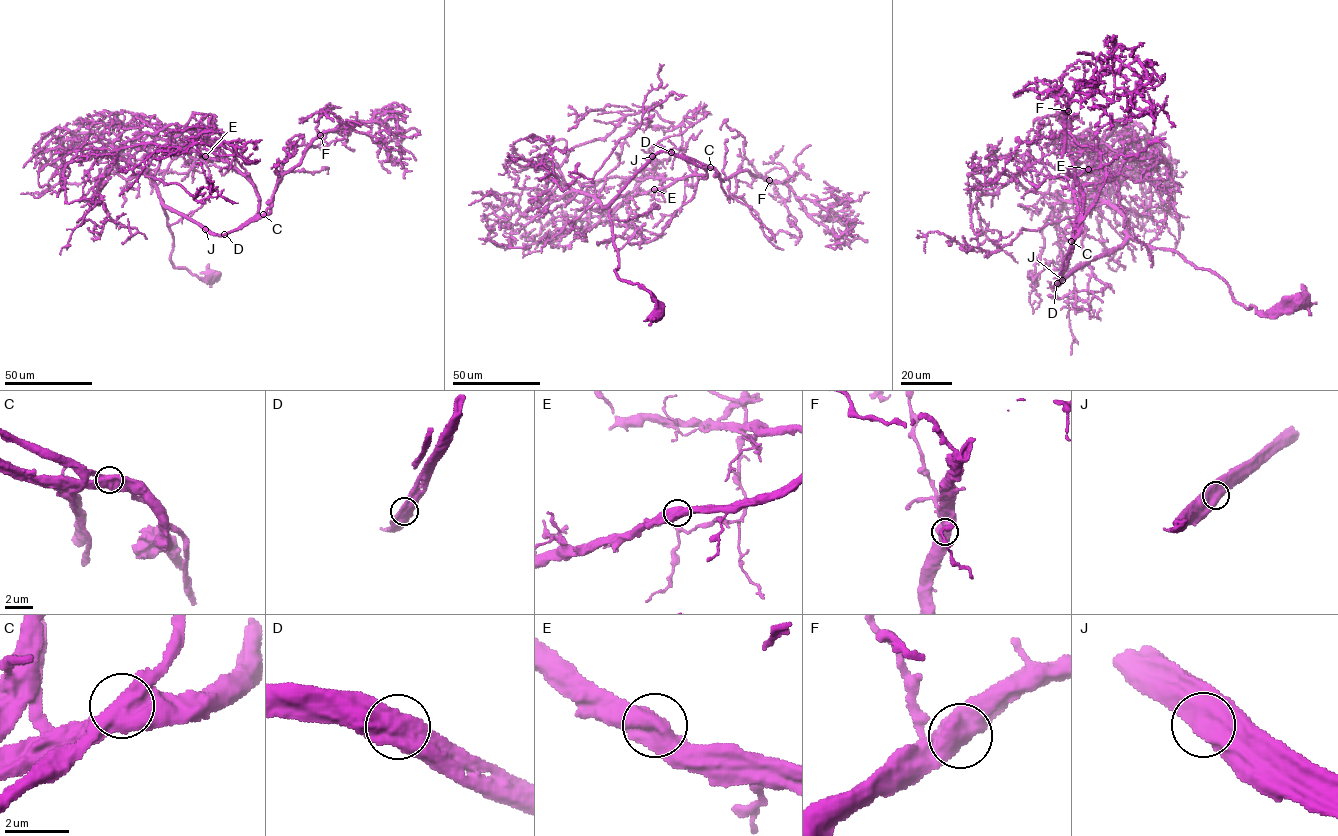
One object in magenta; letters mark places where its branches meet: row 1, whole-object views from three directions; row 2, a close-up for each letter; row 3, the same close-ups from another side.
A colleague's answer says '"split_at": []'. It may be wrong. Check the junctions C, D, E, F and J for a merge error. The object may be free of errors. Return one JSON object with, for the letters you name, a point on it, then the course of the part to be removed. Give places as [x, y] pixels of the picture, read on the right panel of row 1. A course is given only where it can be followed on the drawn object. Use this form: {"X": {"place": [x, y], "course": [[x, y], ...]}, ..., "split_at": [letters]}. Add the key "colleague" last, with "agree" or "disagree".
{"C": {"place": [1071, 241], "course": [[1071, 241], [1105, 180], [1098, 151], [1064, 130], [1049, 138], [1036, 136], [1015, 148], [993, 181], [1005, 182]]}, "split_at": ["C"], "colleague": "disagree"}

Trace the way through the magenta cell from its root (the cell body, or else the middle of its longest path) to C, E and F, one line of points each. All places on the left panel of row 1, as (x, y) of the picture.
C: (212, 276), (213, 280), (198, 277), (174, 266), (173, 235), (162, 201), (218, 235), (238, 229), (263, 214)
E: (212, 276), (174, 266), (172, 233), (154, 180), (163, 152), (187, 127), (227, 162), (205, 156)
F: (212, 276), (174, 266), (162, 201), (209, 232), (235, 231), (270, 207), (277, 182), (320, 135)

